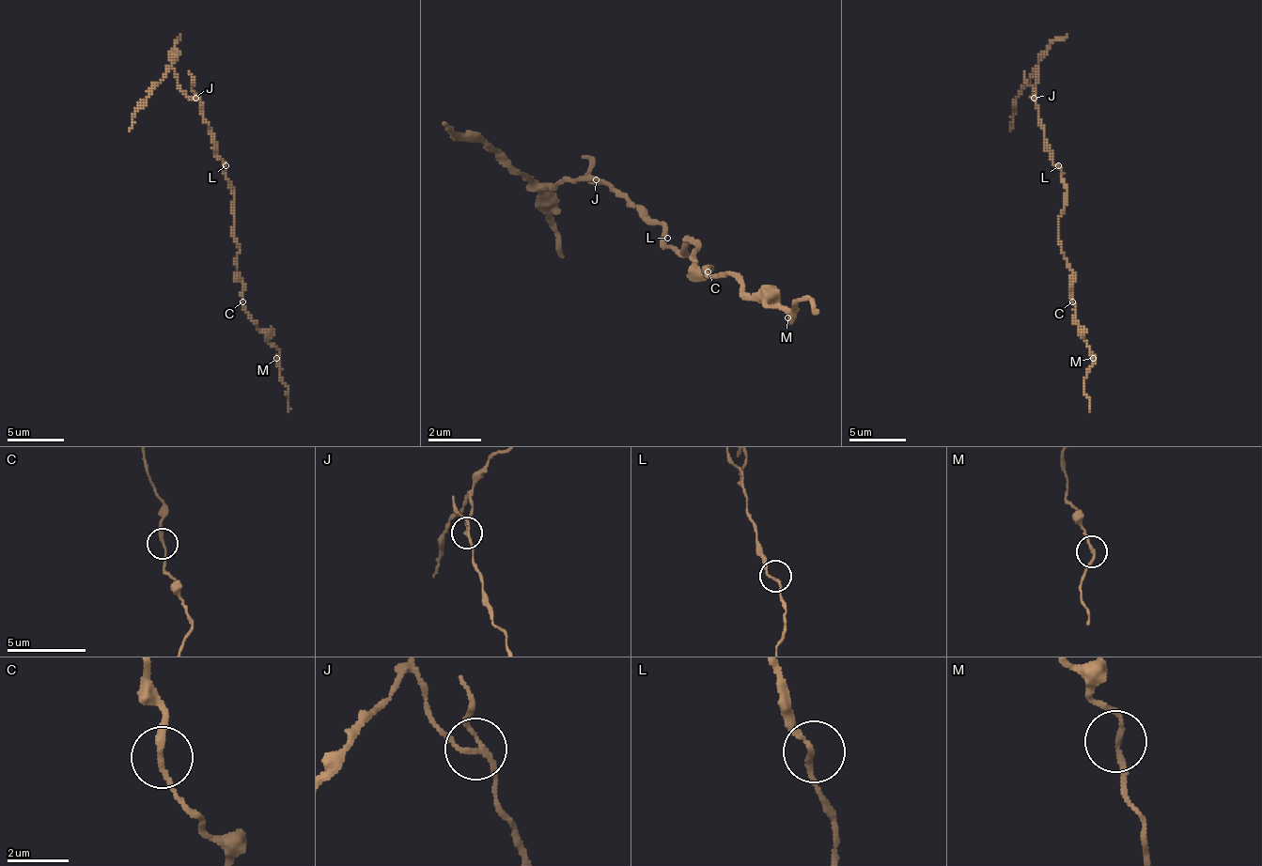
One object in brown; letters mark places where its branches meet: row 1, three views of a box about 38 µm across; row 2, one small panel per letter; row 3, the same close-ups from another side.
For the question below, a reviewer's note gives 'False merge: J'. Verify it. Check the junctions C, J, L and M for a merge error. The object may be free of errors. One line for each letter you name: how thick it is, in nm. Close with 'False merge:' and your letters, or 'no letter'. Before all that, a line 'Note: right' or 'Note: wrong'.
Note: right
J: 150 nm thick
False merge: J

